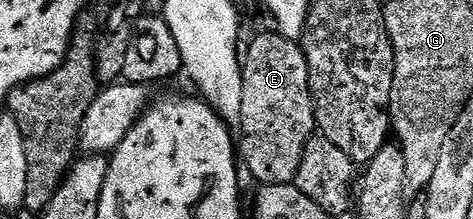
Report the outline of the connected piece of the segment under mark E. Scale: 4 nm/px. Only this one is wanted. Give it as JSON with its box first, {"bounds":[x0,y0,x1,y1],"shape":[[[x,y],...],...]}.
{"bounds":[238,30,317,184],"shape":[[[275,30],[256,36],[248,44],[248,52],[243,53],[242,74],[242,118],[238,129],[238,156],[248,167],[254,179],[265,184],[290,184],[298,174],[298,166],[302,162],[302,154],[306,150],[306,142],[312,139],[317,131],[316,107],[312,101],[310,90],[310,74],[303,47],[297,41],[281,36]]]}

